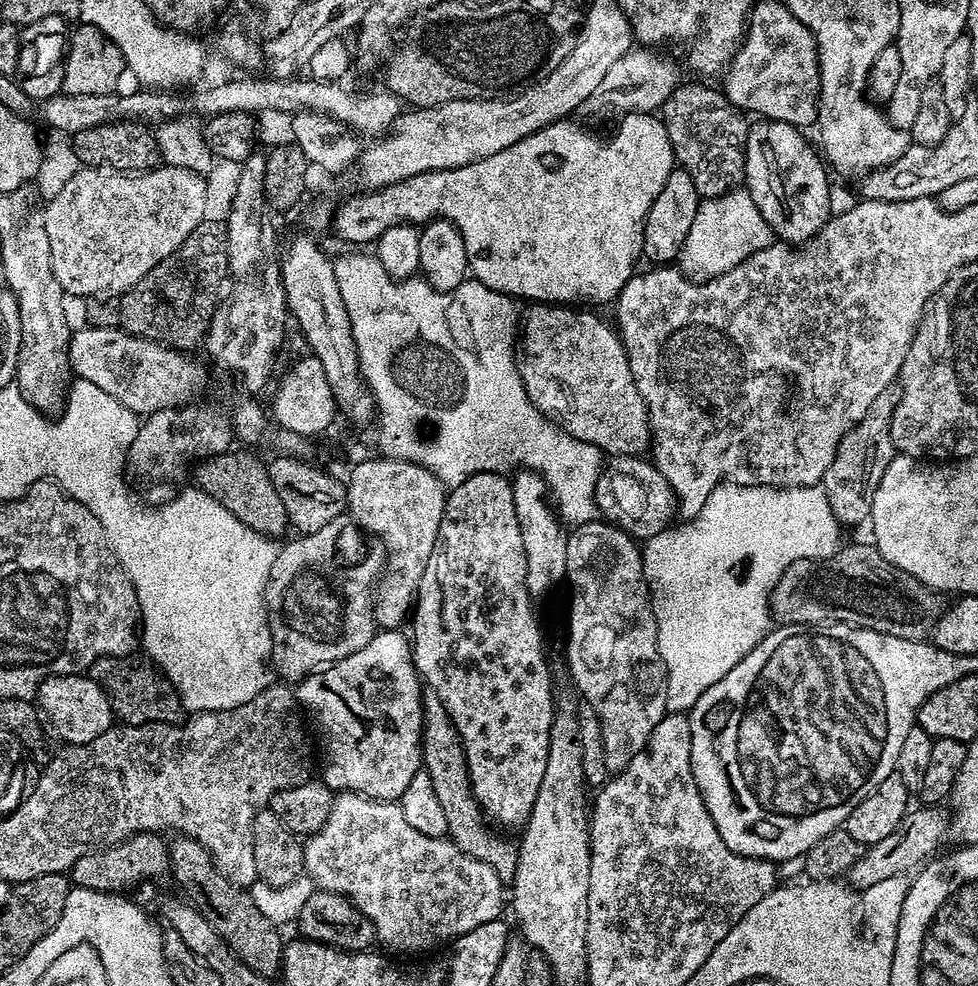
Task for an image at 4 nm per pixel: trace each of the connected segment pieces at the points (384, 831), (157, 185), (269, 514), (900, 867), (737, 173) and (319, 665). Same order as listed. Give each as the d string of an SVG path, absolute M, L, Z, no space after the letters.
M341 792L333 799L332 809L329 812L329 817L325 820L325 824L317 832L309 835L303 841L303 846L304 870L311 877L315 887L325 892L337 892L339 896L344 896L351 900L352 905L362 915L370 918L370 922L376 931L377 941L383 944L384 940L385 946L393 948L396 952L420 952L423 948L434 947L435 944L446 943L445 945L447 945L462 934L470 934L470 930L475 930L478 926L482 926L482 922L501 919L502 913L500 911L503 910L504 906L506 908L506 884L493 868L486 866L486 862L482 862L478 858L463 852L457 844L452 843L451 839L443 836L423 836L418 834L418 830L414 830L414 826L410 826L410 822L406 822L406 818L402 818L402 810L399 803L396 802L372 800L368 796L360 796L357 792Z
M160 164L141 173L81 167L45 205L51 265L63 291L74 298L120 296L174 252L204 222L207 179L192 170Z
M229 450L199 461L194 468L195 487L226 506L234 514L234 518L250 526L250 530L263 532L269 538L280 538L290 528L288 511L282 498L278 498L278 490L274 490L274 482L270 482L265 461L260 461L252 452L236 451Z
M940 806L913 807L902 818L900 828L894 830L894 834L882 838L882 842L867 845L862 858L858 858L858 862L854 862L854 866L848 872L847 879L851 887L863 890L875 886L877 882L883 882L886 878L911 873L933 859L941 851L940 843L946 840L948 833L950 816L949 813L944 813L944 810Z
M707 83L685 84L675 87L662 107L662 119L666 126L666 134L670 138L670 146L675 163L694 178L694 186L701 198L709 200L727 192L739 189L744 184L744 167L746 166L746 146L750 120L724 97L723 91L707 88Z
M347 515L326 522L322 530L295 538L277 551L264 591L272 635L272 667L284 682L299 682L311 672L336 664L354 650L362 650L376 636L378 585L386 571L384 544L365 534Z

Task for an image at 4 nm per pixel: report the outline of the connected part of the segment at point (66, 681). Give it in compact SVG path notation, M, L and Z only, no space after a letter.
M88 674L51 676L40 683L40 688L34 697L35 703L38 705L39 711L46 717L50 728L50 723L52 723L53 730L65 740L63 742L65 745L75 746L94 742L94 738L98 738L98 734L106 734L106 730L113 727L112 704L111 702L104 704L108 696L106 694L100 696L104 689L96 692L96 688L92 688L94 683L95 680Z

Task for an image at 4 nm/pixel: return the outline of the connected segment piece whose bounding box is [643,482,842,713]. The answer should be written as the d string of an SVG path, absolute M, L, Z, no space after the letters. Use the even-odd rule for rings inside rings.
M722 483L717 486L706 498L706 505L702 506L697 516L691 517L684 522L680 534L663 535L664 548L656 548L652 552L652 562L645 561L644 579L648 585L651 608L653 609L657 624L657 646L660 658L665 666L666 696L665 706L668 712L688 712L696 704L698 697L706 692L714 683L721 681L764 638L772 628L771 602L765 600L768 588L773 588L781 580L782 574L790 565L799 560L823 560L828 561L835 552L840 551L842 539L840 531L842 525L830 510L830 502L826 498L823 487L813 486L811 488L761 488L760 486L742 486L741 484ZM752 560L752 570L748 574L748 580L742 584L732 580L732 570L740 562Z

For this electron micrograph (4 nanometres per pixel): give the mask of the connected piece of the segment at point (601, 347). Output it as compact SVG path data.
M533 303L532 308L522 316L522 344L524 340L524 352L519 353L518 367L520 377L524 383L526 394L532 400L532 405L547 416L553 424L564 429L574 438L578 438L582 442L592 444L595 448L600 449L601 453L607 454L609 457L615 456L639 456L643 457L649 451L652 442L652 428L648 425L648 411L644 405L642 394L638 394L638 386L634 382L634 374L630 370L630 362L626 358L626 350L624 349L624 341L620 339L617 329L611 323L608 324L604 320L599 320L595 316L595 311L581 310L576 306L561 306L559 304L541 304Z

